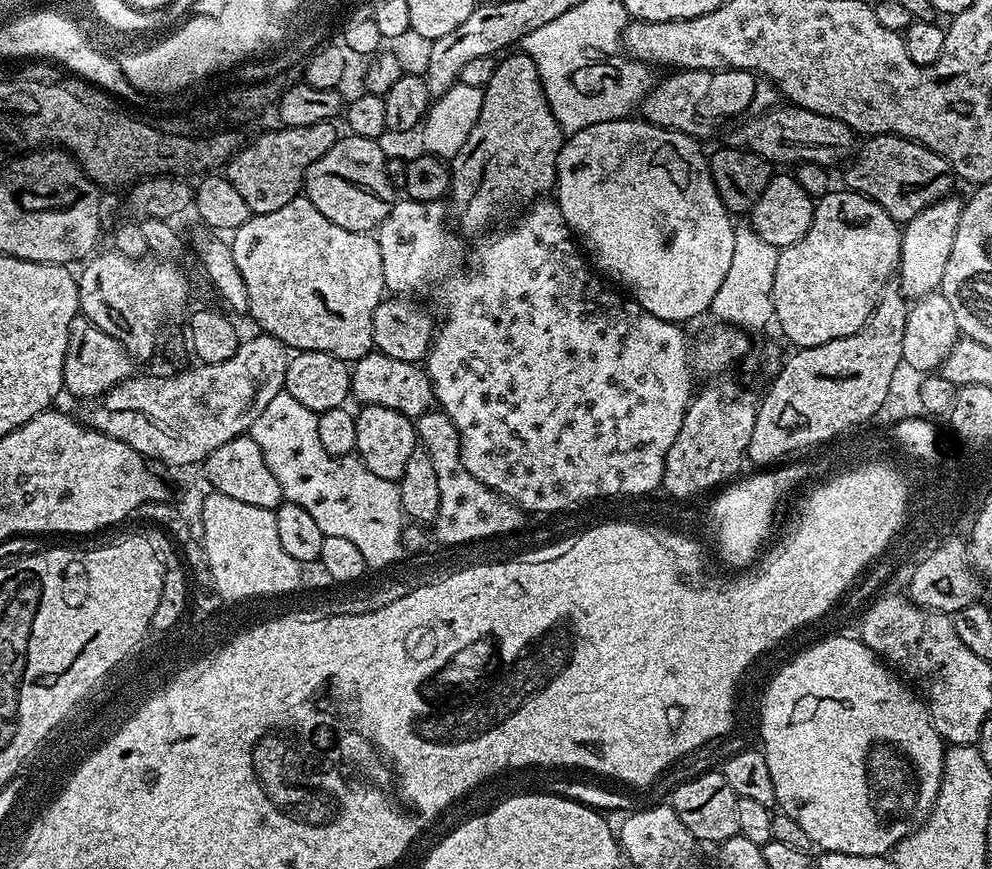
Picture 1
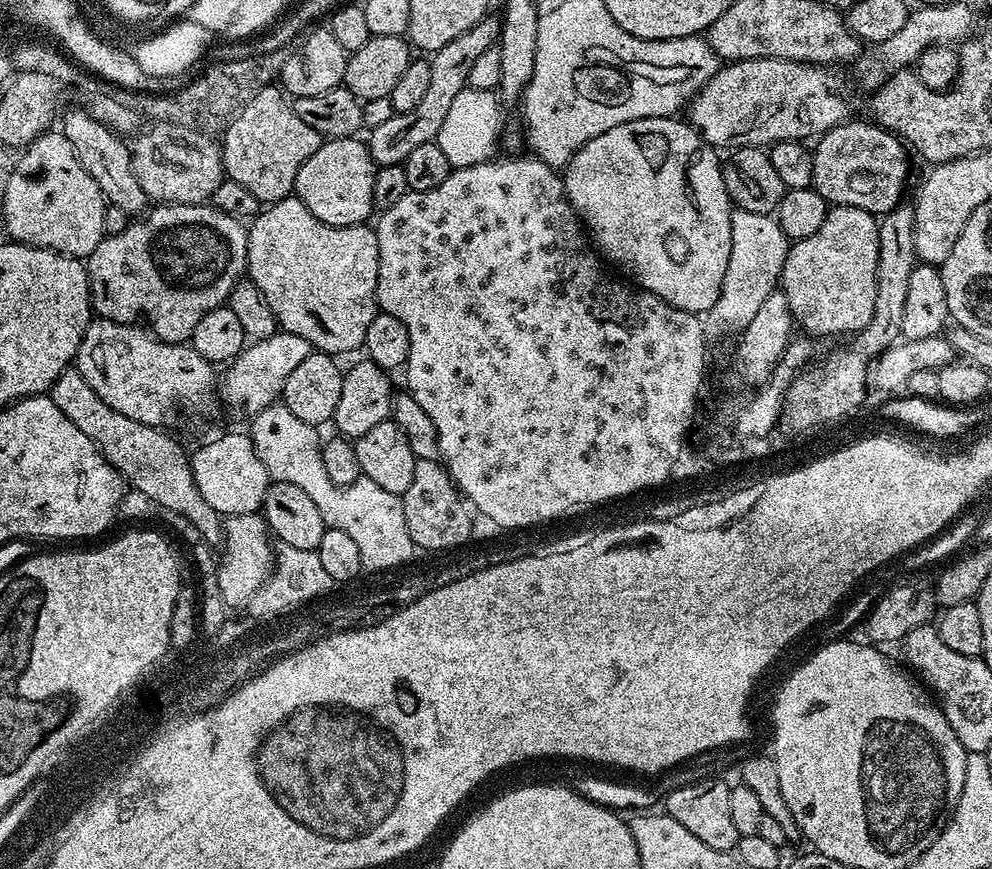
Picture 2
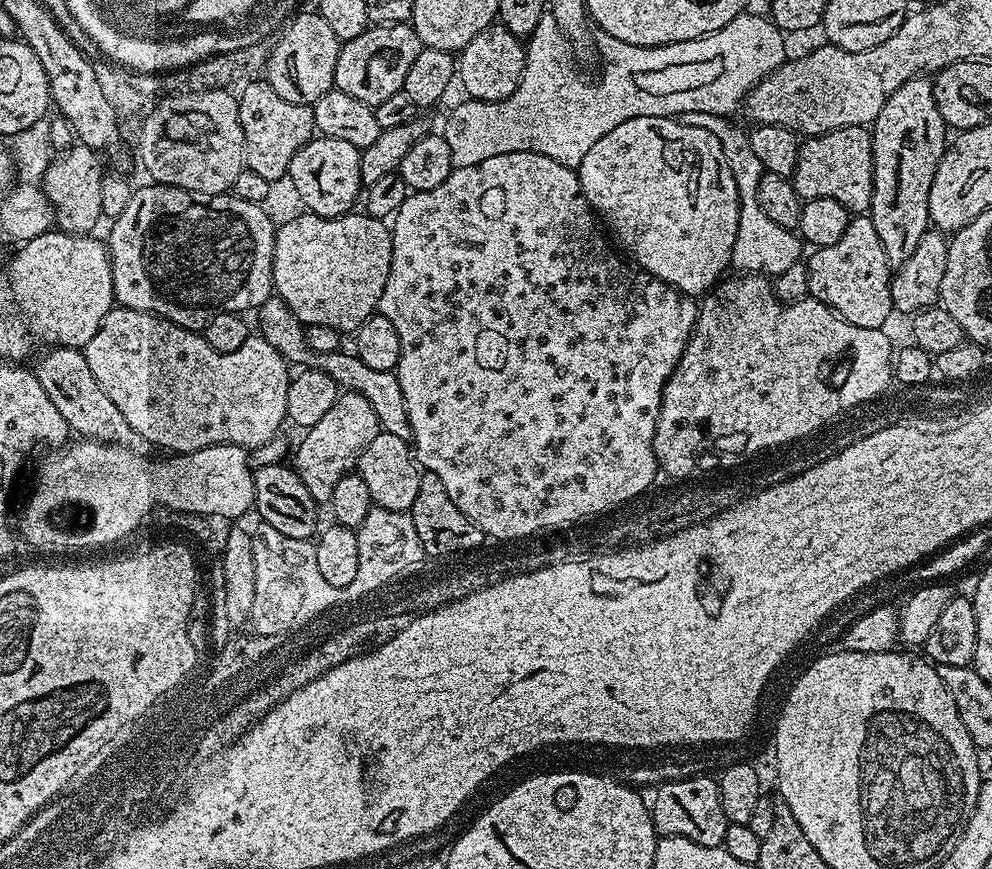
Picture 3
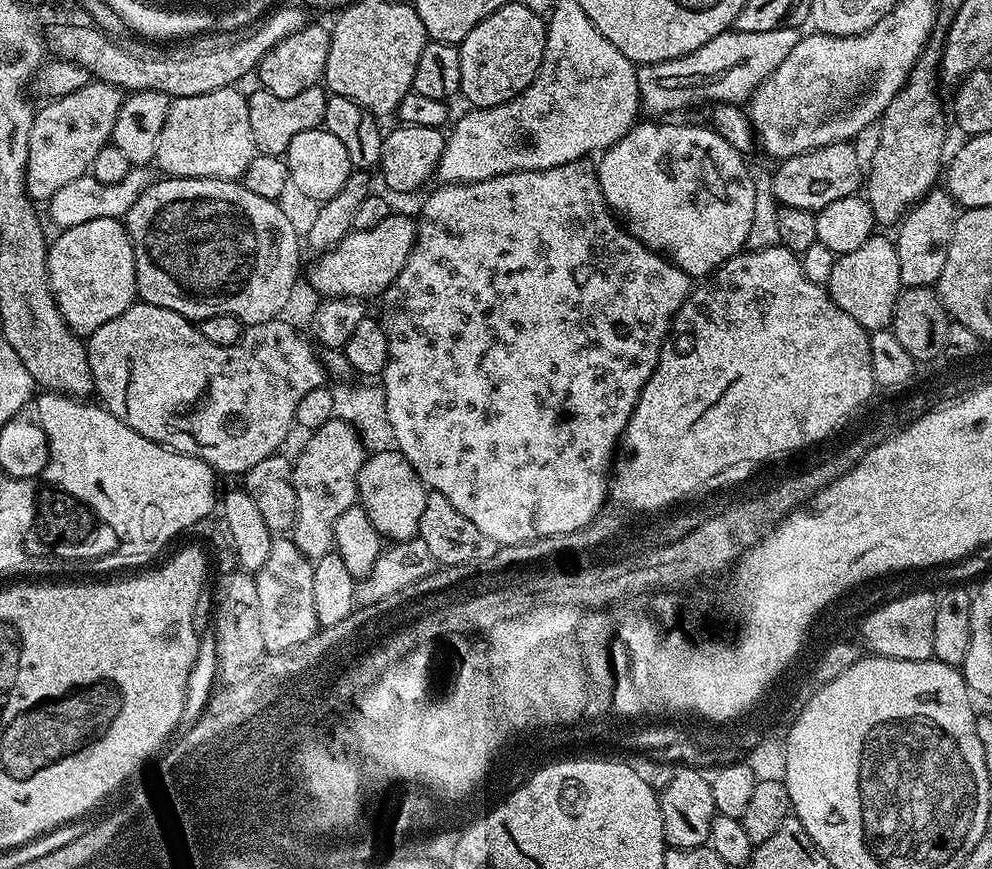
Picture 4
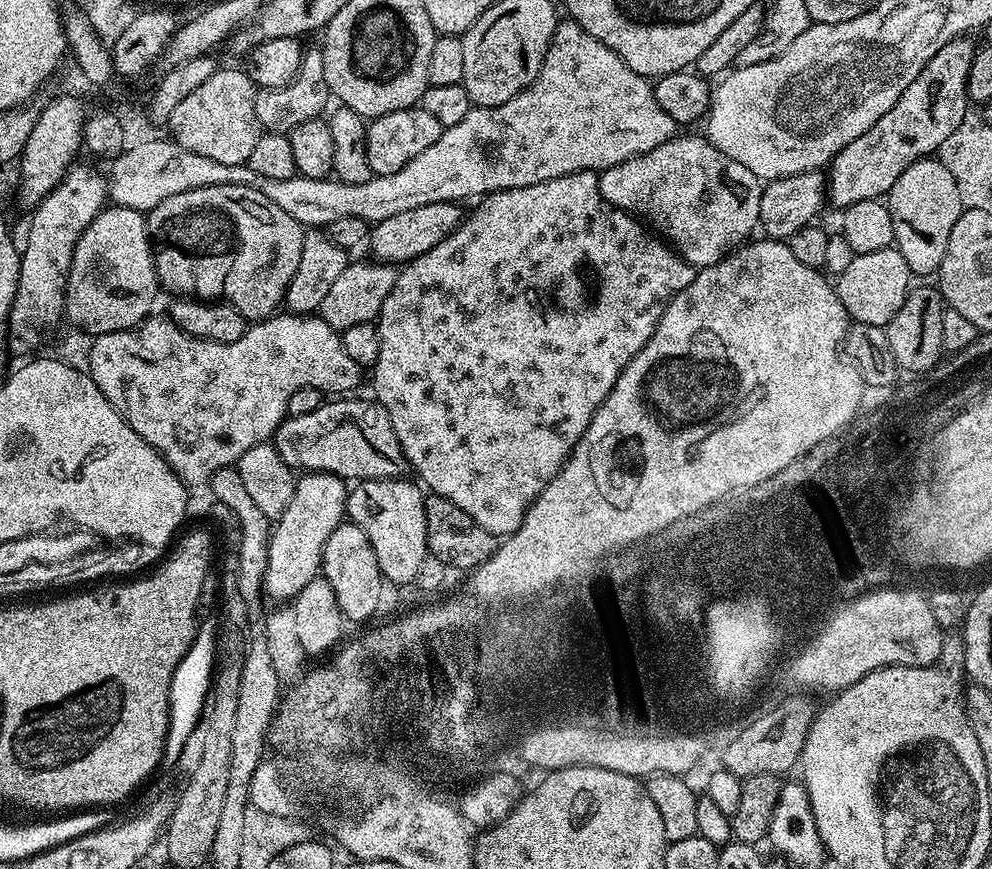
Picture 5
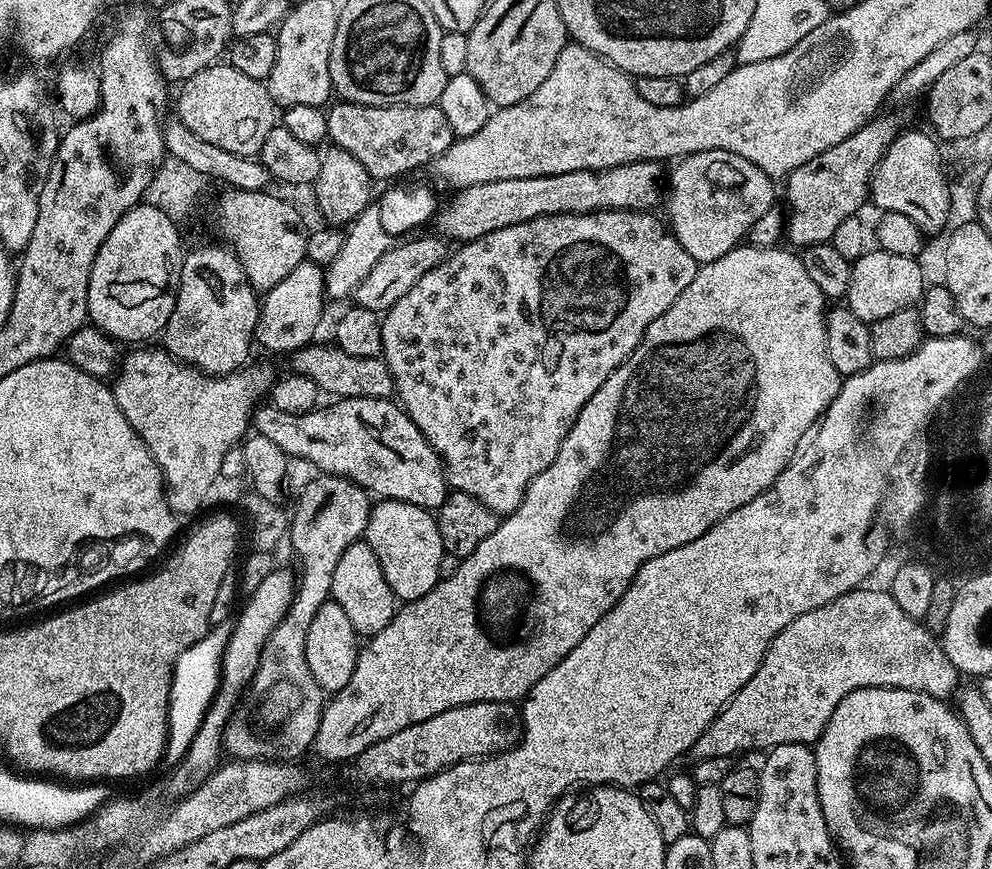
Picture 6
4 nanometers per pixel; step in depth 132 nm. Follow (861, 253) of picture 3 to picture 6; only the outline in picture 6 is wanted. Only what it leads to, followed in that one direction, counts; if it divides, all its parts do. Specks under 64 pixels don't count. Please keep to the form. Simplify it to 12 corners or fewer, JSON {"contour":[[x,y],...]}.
{"contour":[[869,250],[851,261],[846,307],[869,326],[913,307],[919,259]]}

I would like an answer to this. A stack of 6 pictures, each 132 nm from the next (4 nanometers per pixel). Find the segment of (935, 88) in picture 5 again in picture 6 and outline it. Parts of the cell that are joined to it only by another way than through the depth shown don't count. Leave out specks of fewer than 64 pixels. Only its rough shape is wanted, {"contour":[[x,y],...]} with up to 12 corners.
{"contour":[[877,115],[786,177],[786,240],[829,243],[902,131]]}

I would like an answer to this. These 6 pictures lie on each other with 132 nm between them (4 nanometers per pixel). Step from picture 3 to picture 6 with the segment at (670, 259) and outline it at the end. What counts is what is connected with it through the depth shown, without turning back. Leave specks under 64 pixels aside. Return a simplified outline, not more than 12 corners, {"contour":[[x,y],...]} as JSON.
{"contour":[[726,150],[666,176],[667,223],[697,265],[774,206],[773,177]]}

